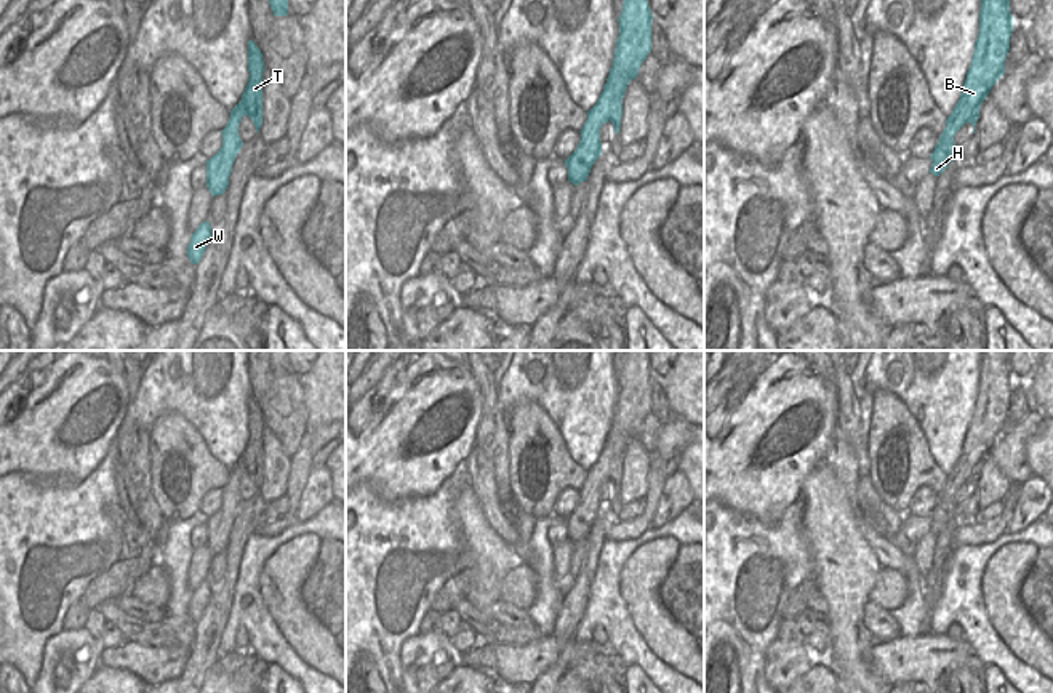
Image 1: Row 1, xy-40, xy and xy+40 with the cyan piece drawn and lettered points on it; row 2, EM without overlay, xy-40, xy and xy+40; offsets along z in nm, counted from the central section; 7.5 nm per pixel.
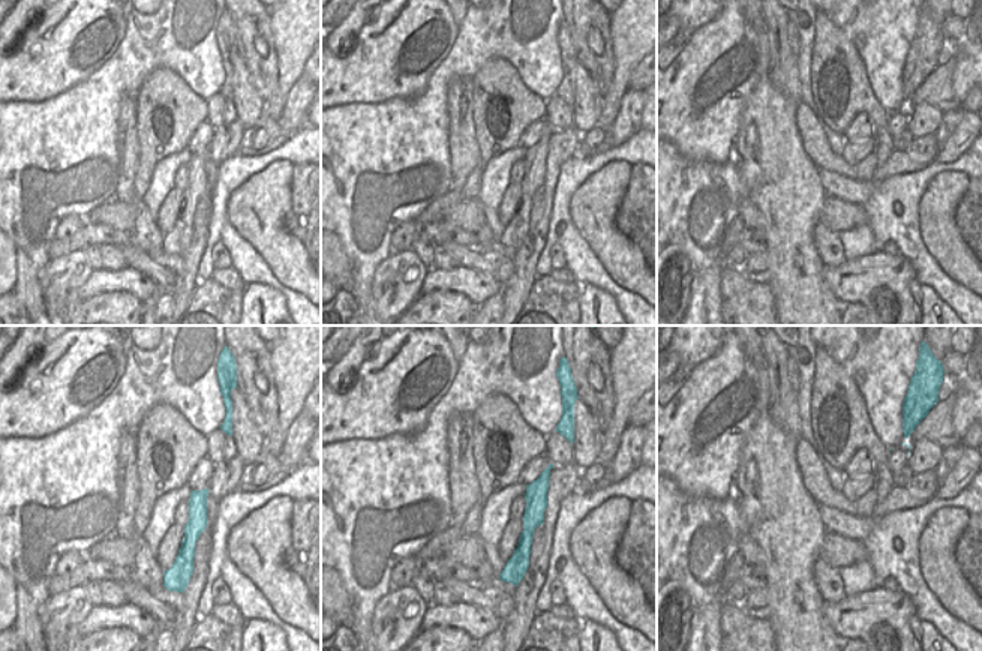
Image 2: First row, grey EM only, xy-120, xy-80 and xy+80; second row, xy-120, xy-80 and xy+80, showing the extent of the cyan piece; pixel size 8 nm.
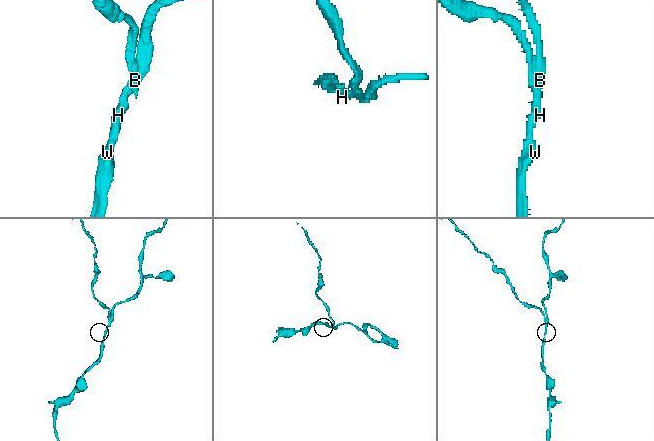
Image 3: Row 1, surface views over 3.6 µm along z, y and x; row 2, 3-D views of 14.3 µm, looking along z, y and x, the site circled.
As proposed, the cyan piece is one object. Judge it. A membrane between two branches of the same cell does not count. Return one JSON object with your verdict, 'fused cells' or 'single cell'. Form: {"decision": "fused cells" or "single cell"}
{"decision": "fused cells"}

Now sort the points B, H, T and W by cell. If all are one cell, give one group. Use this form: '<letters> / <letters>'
B H W / T

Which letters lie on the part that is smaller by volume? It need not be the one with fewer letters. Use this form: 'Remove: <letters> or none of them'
Remove: T

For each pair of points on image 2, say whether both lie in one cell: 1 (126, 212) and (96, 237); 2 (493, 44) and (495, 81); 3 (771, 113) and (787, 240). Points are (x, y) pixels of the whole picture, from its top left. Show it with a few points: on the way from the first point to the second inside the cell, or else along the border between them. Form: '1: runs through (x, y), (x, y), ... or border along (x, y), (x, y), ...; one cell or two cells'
1: border along (86, 221), (108, 224), (128, 233); two cells
2: border along (473, 78), (492, 59), (505, 59), (522, 78); two cells
3: runs through (771, 144), (771, 162), (787, 191), (787, 209); one cell

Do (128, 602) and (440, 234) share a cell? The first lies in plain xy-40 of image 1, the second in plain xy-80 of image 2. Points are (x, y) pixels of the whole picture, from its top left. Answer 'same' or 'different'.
same

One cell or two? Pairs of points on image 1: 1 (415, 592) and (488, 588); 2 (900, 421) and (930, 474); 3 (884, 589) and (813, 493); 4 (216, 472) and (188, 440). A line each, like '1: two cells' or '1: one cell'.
1: two cells
2: one cell
3: two cells
4: one cell

